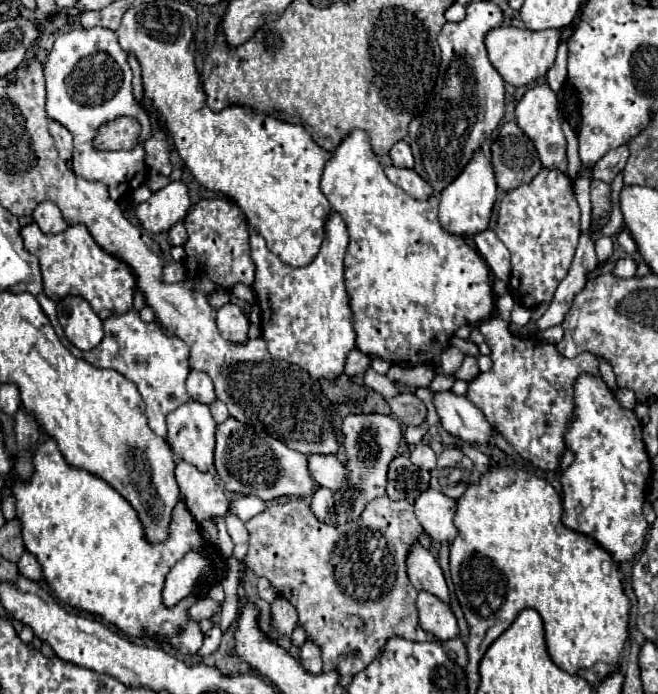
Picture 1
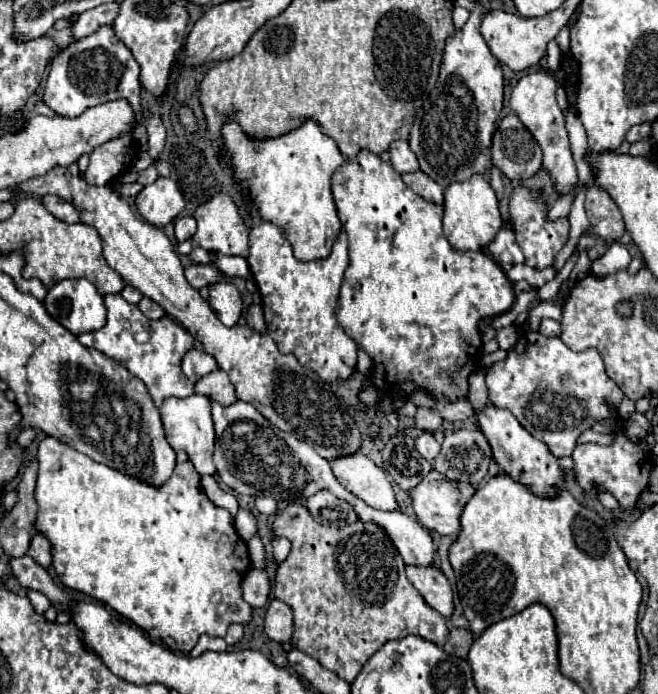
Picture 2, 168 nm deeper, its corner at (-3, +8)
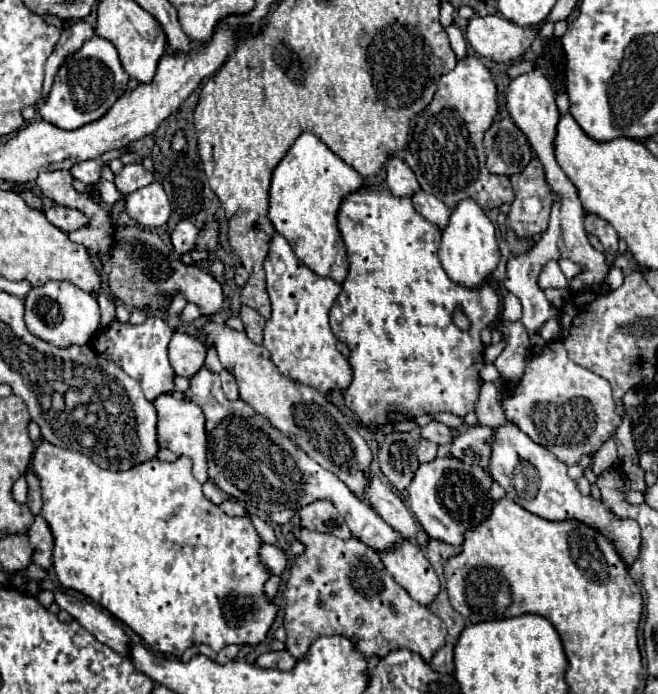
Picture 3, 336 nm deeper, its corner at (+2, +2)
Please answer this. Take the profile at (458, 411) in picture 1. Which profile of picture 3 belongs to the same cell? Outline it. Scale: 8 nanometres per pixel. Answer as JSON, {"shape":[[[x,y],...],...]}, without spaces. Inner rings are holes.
{"shape":[[[507,424],[501,428],[495,428],[493,438],[493,454],[491,454],[491,466],[489,472],[495,482],[499,482],[511,500],[515,500],[521,508],[529,510],[535,516],[541,516],[551,522],[561,520],[577,520],[591,528],[597,528],[617,550],[625,566],[629,568],[633,560],[639,556],[641,548],[641,528],[631,518],[619,518],[599,498],[583,496],[577,488],[577,482],[569,478],[567,466],[559,462],[553,452],[549,452],[545,446],[533,442],[525,432],[521,432],[515,424]]]}

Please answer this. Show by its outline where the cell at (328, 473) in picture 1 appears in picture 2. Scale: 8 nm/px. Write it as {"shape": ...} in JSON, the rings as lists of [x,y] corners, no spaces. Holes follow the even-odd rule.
{"shape":[[[356,452],[350,456],[328,460],[334,476],[350,490],[354,496],[362,498],[368,506],[376,510],[396,510],[398,502],[394,490],[384,474],[370,458]]]}

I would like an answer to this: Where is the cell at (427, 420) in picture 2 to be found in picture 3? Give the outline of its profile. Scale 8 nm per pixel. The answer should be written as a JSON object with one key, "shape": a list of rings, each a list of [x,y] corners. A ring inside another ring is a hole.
{"shape":[[[431,422],[425,428],[421,428],[421,436],[427,438],[427,440],[431,440],[437,446],[445,446],[445,444],[453,442],[453,430],[447,428],[441,422]]]}

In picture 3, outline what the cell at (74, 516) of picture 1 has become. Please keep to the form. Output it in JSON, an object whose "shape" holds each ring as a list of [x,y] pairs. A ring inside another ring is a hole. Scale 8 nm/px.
{"shape":[[[41,442],[31,468],[41,478],[41,516],[49,522],[55,538],[53,568],[61,586],[73,588],[107,608],[139,634],[153,652],[173,654],[175,658],[181,658],[193,644],[207,644],[219,652],[229,644],[257,646],[265,640],[279,606],[263,590],[271,576],[259,558],[263,540],[249,518],[227,516],[203,496],[201,484],[191,476],[187,456],[179,456],[175,462],[153,458],[125,472],[113,472],[99,468],[81,452]]]}

